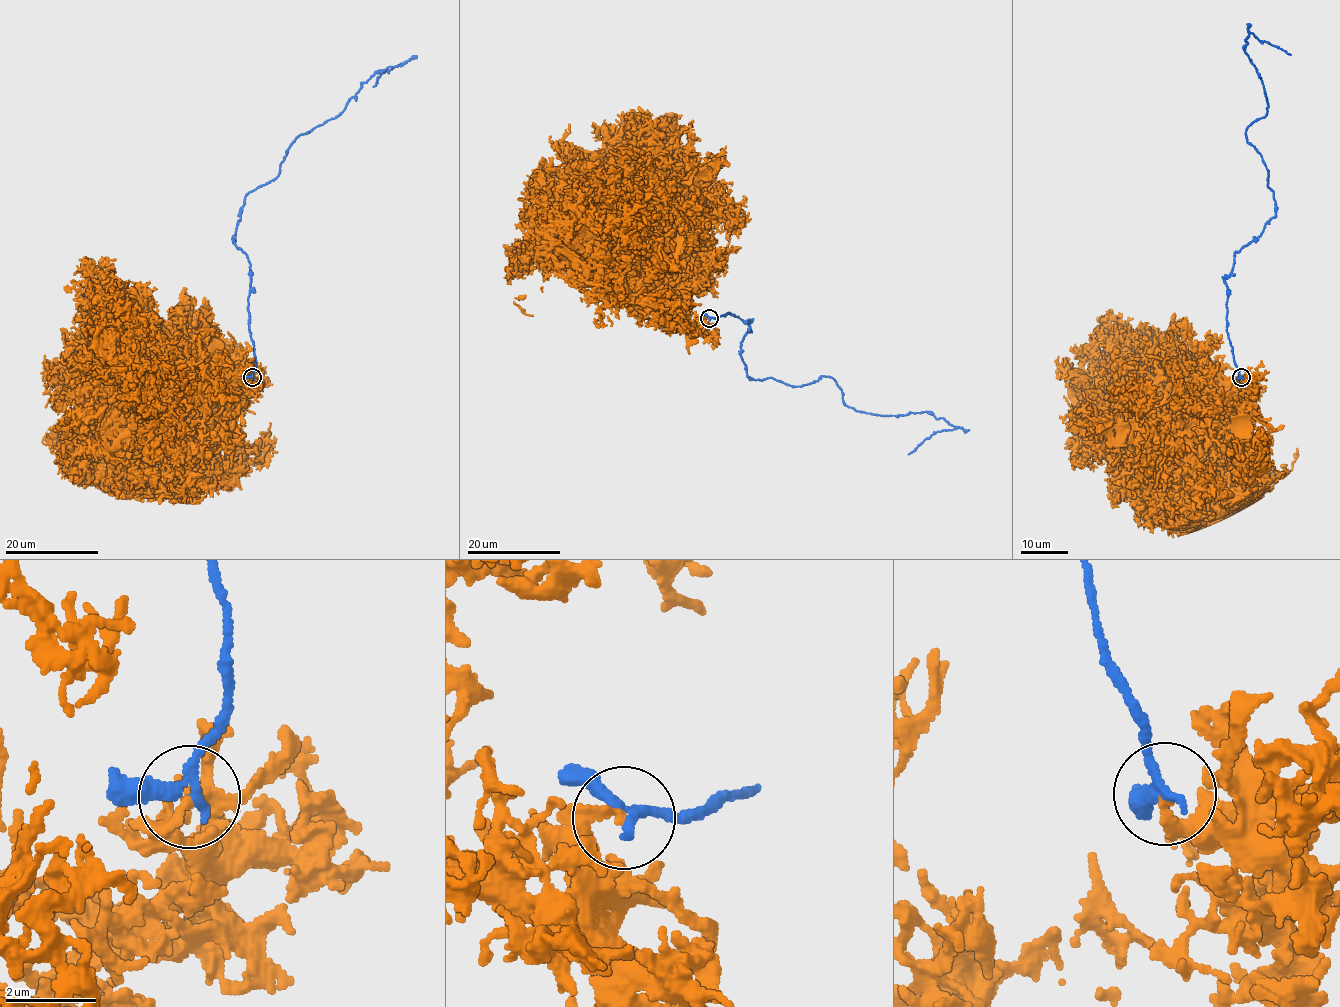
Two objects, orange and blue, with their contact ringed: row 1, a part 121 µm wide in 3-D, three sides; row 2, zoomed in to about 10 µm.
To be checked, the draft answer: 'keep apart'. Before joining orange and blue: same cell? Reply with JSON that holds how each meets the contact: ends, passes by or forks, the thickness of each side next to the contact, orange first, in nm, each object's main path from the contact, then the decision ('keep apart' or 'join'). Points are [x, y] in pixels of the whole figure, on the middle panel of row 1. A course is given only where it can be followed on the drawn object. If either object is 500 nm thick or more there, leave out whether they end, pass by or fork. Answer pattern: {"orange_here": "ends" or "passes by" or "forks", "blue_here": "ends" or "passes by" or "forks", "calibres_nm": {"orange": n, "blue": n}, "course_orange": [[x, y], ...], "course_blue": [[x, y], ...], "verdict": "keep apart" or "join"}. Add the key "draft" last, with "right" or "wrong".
{"orange_here": "ends", "blue_here": "passes by", "calibres_nm": {"orange": 190, "blue": 200}, "course_orange": [[709, 317], [693, 320], [620, 245], [596, 227]], "course_blue": [[709, 318], [750, 320], [740, 354], [752, 378], [832, 377], [857, 411], [927, 412], [954, 427], [908, 454]], "verdict": "keep apart", "draft": "right"}

